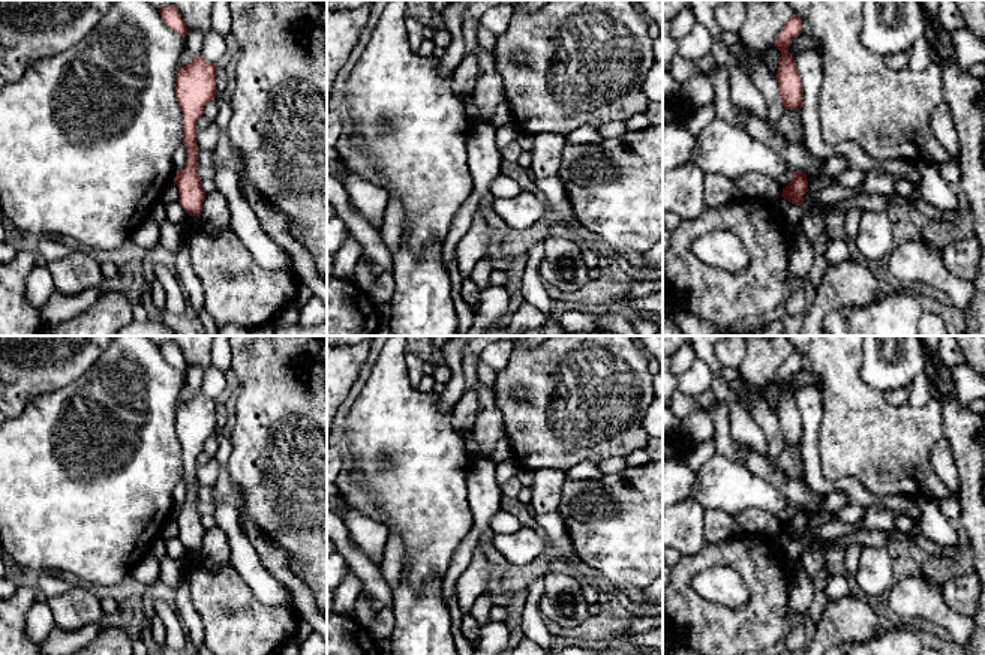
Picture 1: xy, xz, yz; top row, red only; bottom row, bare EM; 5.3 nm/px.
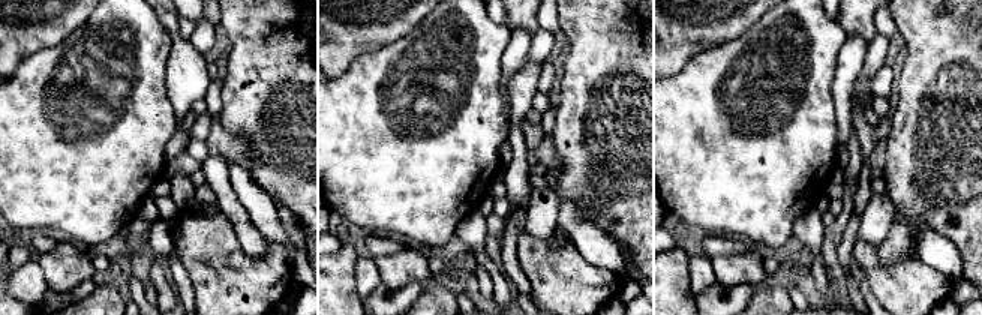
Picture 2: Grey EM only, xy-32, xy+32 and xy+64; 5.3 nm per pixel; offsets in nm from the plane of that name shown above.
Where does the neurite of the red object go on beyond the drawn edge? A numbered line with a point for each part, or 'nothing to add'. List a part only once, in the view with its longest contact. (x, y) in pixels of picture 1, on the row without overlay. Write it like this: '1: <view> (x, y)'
nothing to add

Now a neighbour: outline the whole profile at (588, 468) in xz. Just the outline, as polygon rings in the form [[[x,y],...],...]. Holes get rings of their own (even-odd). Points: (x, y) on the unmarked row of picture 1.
[[[586,459],[567,471],[567,478],[583,480],[583,478],[600,478],[604,474],[598,468],[598,462]]]

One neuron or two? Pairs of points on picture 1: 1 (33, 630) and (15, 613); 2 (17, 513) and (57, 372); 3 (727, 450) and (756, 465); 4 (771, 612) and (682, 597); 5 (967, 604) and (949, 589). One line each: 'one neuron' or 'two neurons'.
1: two neurons
2: two neurons
3: two neurons
4: one neuron
5: one neuron

